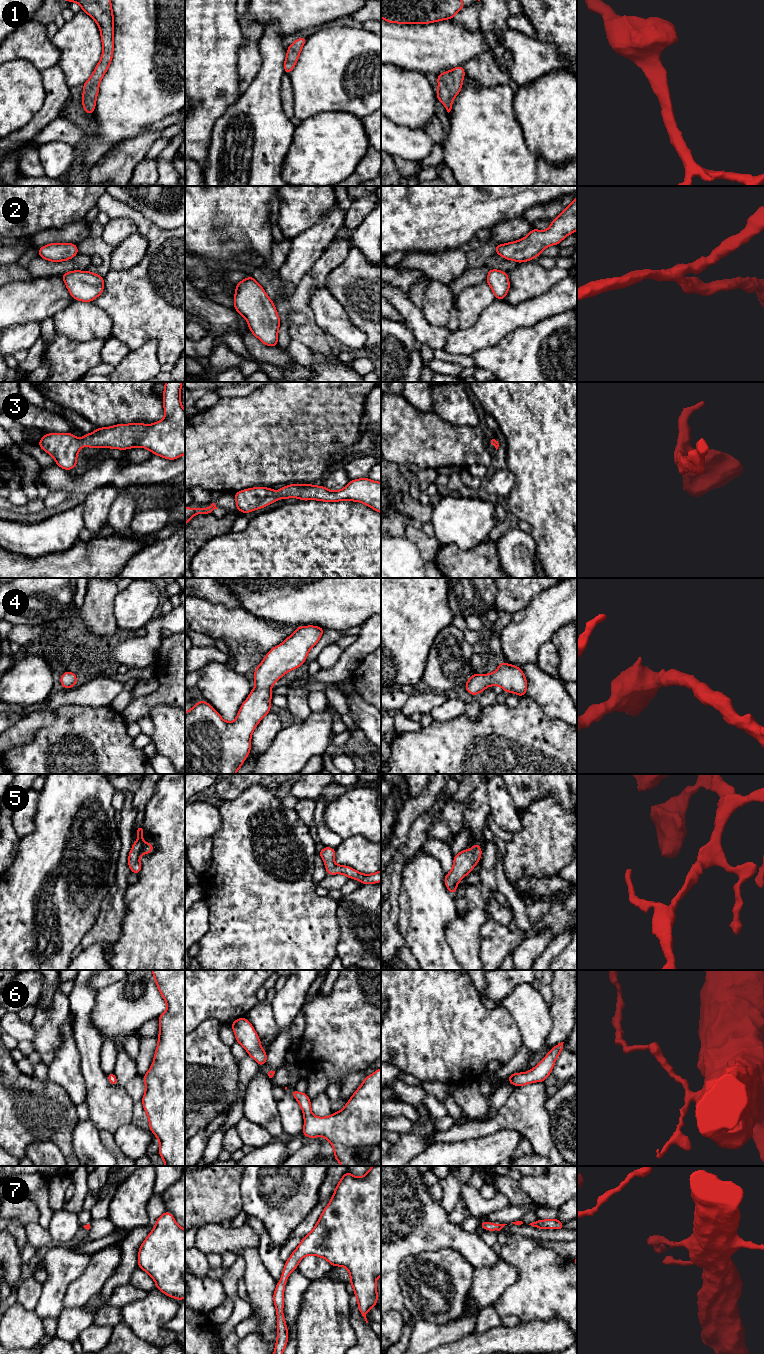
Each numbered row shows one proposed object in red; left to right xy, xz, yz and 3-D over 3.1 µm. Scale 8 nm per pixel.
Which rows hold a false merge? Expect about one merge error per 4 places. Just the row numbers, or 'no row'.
no row

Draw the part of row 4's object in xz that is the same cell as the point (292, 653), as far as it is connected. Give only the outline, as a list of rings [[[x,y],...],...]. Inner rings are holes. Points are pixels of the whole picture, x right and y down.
[[[300,626],[286,640],[273,647],[254,670],[256,686],[239,708],[236,719],[226,722],[206,701],[200,700],[185,712],[185,774],[235,774],[251,751],[251,736],[257,724],[270,712],[273,684],[288,671],[303,665],[325,629]]]

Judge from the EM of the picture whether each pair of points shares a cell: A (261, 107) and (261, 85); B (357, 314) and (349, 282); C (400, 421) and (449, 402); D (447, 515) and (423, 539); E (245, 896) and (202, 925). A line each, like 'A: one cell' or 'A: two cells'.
A: one cell
B: one cell
C: two cells
D: two cells
E: two cells

